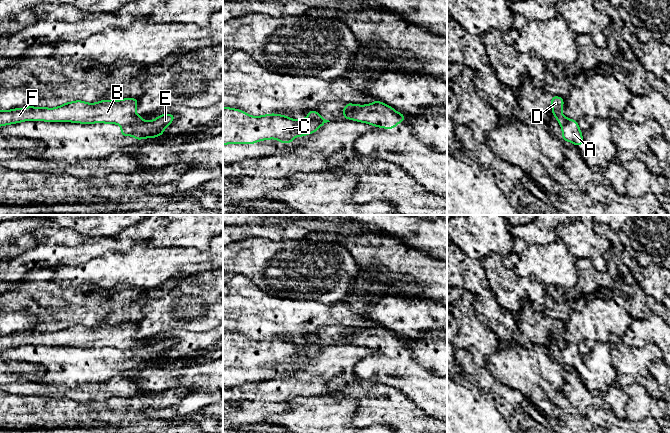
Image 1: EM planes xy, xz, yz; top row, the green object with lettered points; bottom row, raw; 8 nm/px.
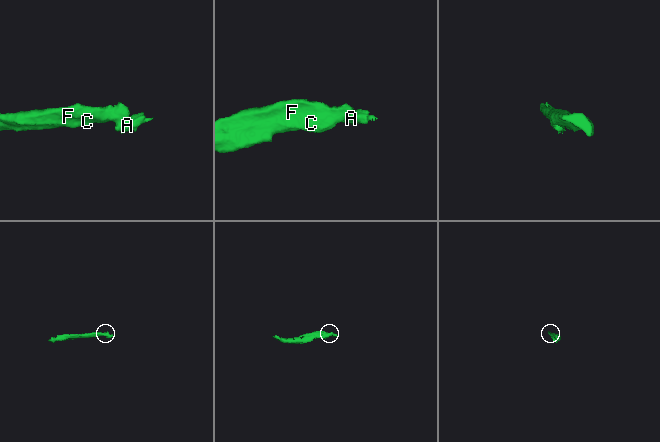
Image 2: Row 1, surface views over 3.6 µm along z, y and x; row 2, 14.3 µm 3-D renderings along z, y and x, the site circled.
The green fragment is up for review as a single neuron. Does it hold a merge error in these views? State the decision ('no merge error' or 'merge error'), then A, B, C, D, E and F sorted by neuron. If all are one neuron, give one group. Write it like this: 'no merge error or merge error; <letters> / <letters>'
merge error; A E / B C D F

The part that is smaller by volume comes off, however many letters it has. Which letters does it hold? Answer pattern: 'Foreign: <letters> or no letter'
Foreign: A, E

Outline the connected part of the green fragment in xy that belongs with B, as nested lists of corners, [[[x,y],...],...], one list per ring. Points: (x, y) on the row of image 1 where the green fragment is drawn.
[[[124,98],[115,101],[103,99],[95,103],[75,100],[54,108],[27,106],[0,110],[0,127],[24,121],[133,126],[144,122],[143,116],[136,114],[137,106],[138,98]]]

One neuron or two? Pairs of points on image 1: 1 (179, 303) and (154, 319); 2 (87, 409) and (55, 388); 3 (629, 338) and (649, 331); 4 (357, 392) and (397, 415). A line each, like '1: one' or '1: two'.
1: one
2: two
3: one
4: one

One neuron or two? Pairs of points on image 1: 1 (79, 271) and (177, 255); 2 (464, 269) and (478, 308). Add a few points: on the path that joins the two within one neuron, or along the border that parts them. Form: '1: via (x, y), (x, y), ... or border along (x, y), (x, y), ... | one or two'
1: via (103, 271), (108, 271), (115, 267), (153, 266) | one
2: via (473, 279), (479, 285), (478, 298) | one

